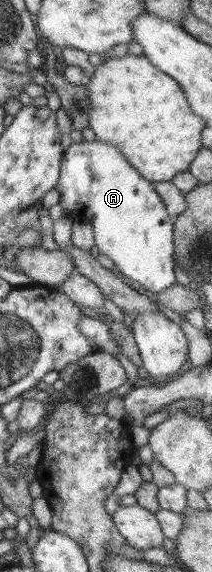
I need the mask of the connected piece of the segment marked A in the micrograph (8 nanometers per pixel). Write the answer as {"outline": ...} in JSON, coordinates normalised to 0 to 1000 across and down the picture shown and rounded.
{"outline":[[[453,245],[340,248],[297,266],[283,313],[259,329],[292,343],[278,357],[311,365],[321,379],[344,386],[415,386],[439,393],[448,428],[467,442],[528,453],[594,491],[660,507],[731,512],[774,510],[830,495],[816,451],[821,381],[792,372],[764,346],[726,332],[726,322],[679,315],[547,255],[491,248],[462,250]]]}

